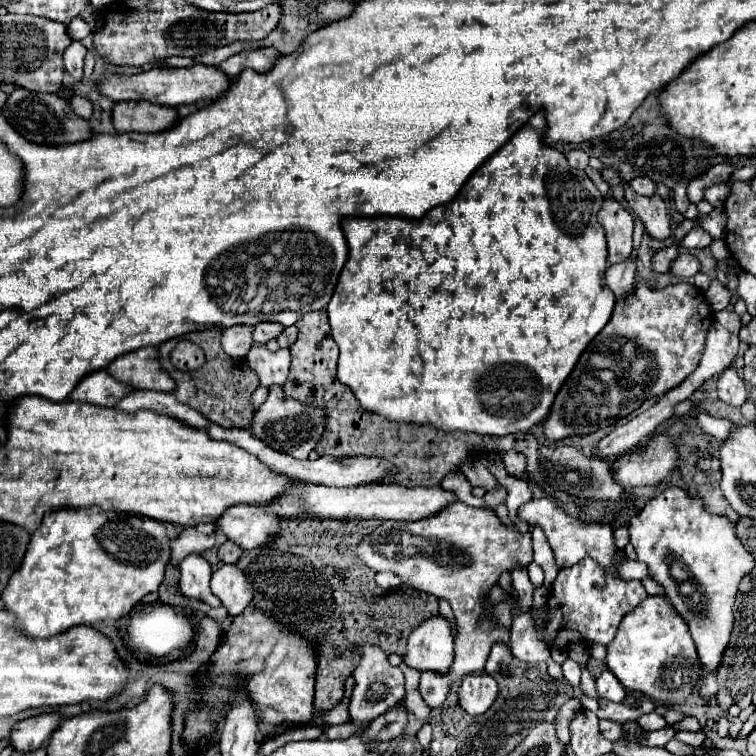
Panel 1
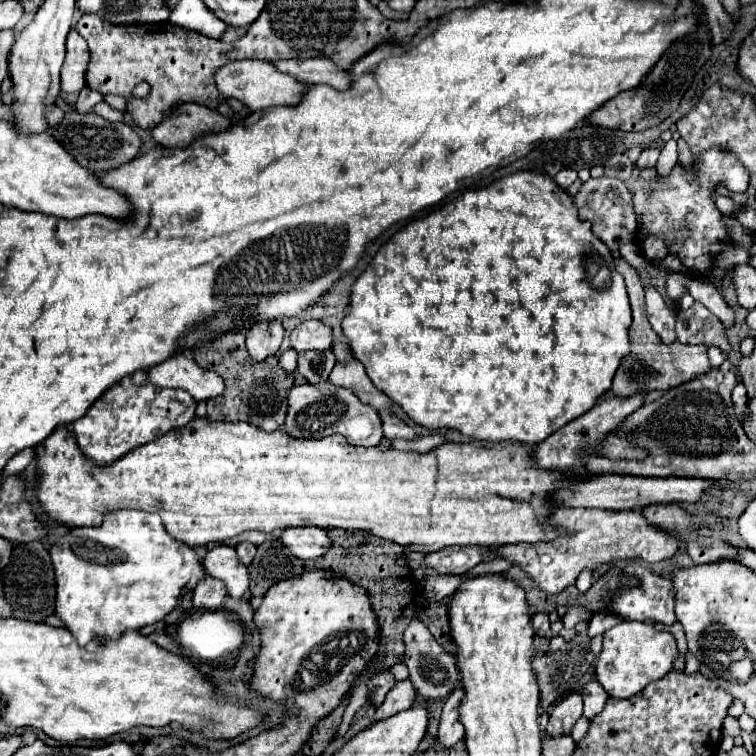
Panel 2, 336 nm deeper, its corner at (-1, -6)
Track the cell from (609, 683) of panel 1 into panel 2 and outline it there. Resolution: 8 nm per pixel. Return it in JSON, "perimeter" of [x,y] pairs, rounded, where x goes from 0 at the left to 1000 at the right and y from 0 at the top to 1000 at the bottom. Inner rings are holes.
{"perimeter":[[[780,901],[772,906],[770,911],[770,922],[772,922],[772,948],[786,948],[796,940],[796,933],[802,933],[802,914],[796,911],[796,906],[791,906],[791,901]]]}

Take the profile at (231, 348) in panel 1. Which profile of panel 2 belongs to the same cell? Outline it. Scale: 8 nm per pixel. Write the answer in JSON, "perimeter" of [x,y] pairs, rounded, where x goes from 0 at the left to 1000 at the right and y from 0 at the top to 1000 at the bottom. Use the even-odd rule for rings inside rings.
{"perimeter":[[[347,425],[325,440],[325,459],[336,478],[349,478],[357,470],[365,470],[376,448],[376,433],[370,425]]]}

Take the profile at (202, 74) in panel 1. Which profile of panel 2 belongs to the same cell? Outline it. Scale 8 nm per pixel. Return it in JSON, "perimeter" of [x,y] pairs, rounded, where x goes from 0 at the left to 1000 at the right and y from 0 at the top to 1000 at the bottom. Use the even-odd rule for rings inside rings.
{"perimeter":[[[304,81],[286,97],[286,112],[294,126],[320,134],[333,147],[368,139],[394,139],[405,120],[405,112],[399,107],[368,94],[357,81]]]}

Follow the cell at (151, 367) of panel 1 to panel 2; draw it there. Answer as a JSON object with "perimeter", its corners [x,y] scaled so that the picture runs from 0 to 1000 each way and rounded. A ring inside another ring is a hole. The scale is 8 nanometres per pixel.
{"perimeter":[[[233,467],[214,483],[198,488],[198,504],[209,512],[238,512],[249,517],[259,530],[275,530],[296,517],[296,504],[288,493],[267,488],[254,472]]]}

